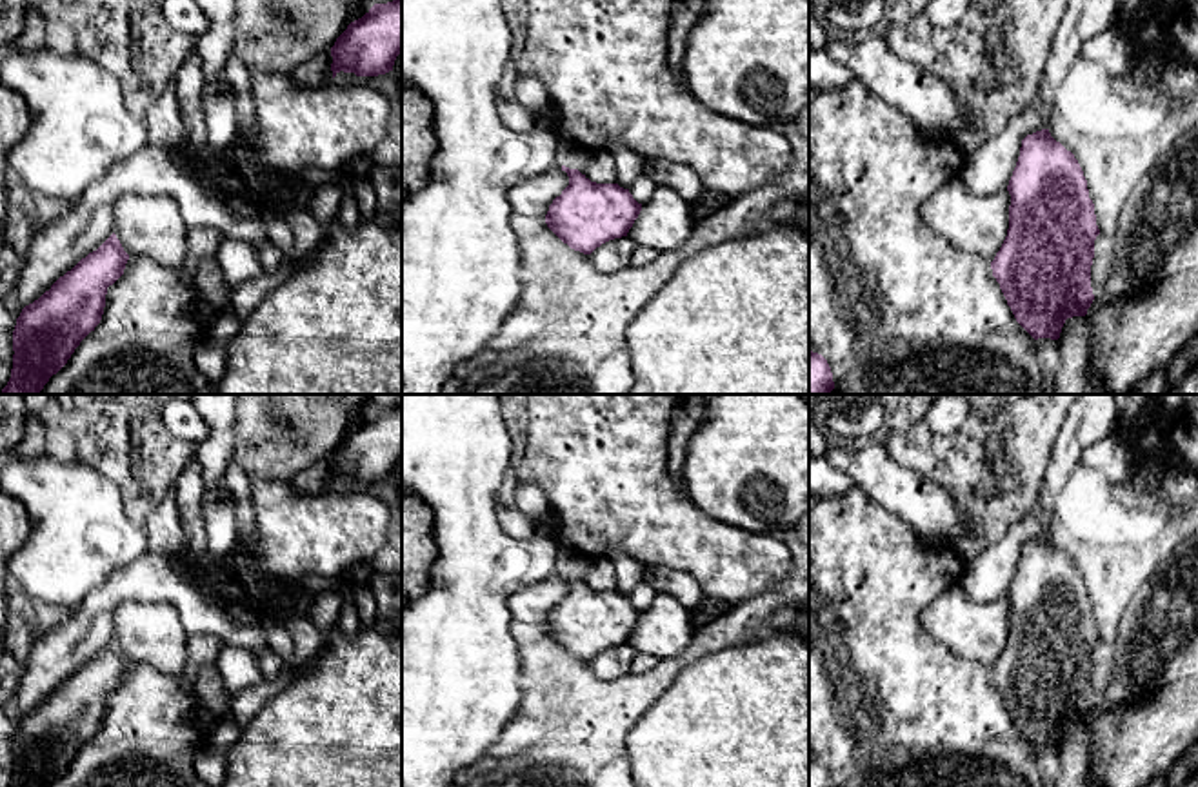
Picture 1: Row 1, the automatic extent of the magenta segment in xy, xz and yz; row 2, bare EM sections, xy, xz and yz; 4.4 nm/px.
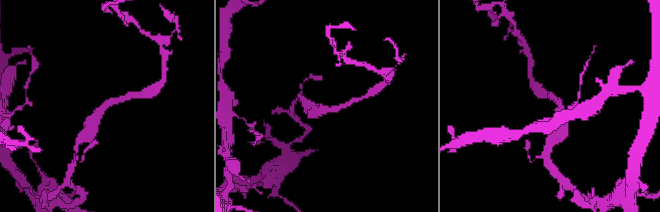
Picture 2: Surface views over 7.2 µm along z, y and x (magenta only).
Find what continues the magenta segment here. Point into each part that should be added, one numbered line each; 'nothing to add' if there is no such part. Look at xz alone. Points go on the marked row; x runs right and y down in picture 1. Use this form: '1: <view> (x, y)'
1: xz (569, 155)

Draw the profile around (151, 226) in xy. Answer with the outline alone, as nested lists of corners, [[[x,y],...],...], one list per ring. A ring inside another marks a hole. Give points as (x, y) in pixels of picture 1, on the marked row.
[[[124,194],[113,205],[115,234],[129,256],[145,256],[160,265],[182,269],[187,256],[189,225],[178,202],[167,194]]]

